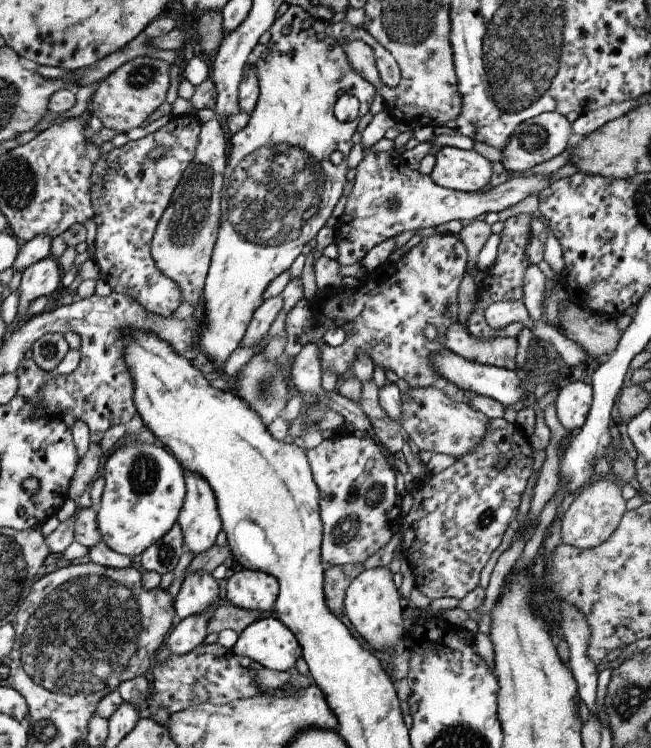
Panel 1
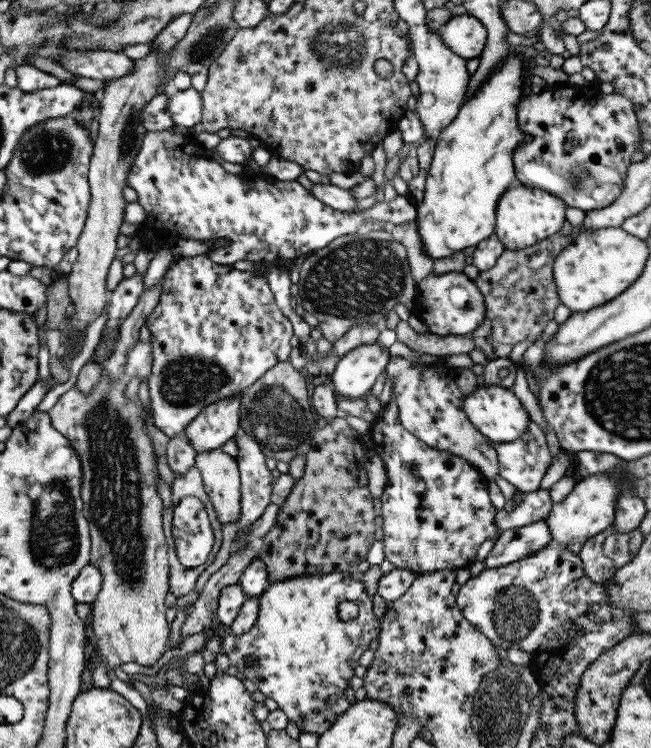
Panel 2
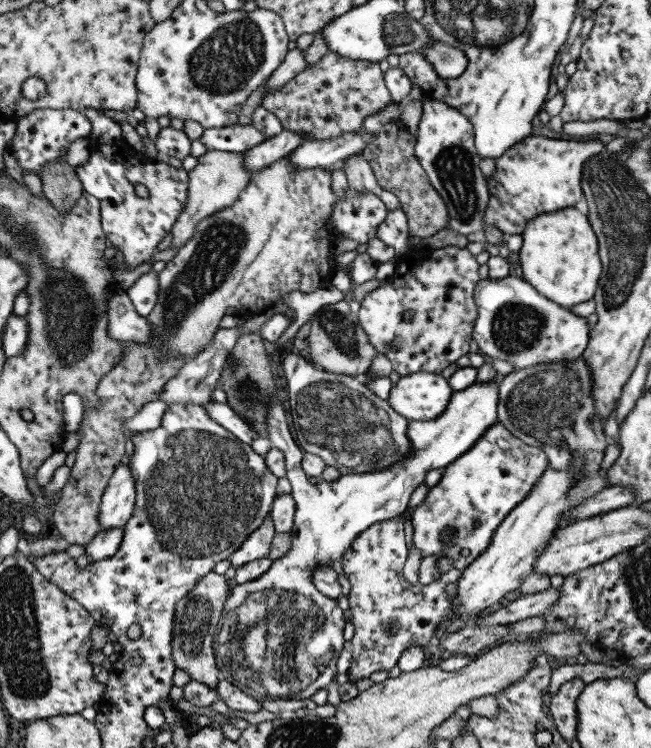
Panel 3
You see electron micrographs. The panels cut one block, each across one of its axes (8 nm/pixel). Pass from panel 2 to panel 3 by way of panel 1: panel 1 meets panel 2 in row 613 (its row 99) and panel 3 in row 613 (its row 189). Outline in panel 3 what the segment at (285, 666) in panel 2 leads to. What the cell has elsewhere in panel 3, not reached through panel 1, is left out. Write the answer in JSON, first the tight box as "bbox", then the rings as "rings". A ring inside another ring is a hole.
{"bbox":[214,379,500,702],"rings":[[[500,379],[484,383],[474,383],[472,386],[453,391],[446,410],[434,420],[412,421],[408,423],[406,436],[410,439],[408,456],[390,468],[380,472],[346,474],[331,483],[321,481],[312,484],[308,481],[301,462],[305,453],[295,442],[289,415],[284,410],[276,394],[270,394],[270,406],[266,416],[267,436],[272,446],[279,448],[286,459],[286,476],[292,486],[290,494],[295,500],[295,516],[291,535],[290,551],[281,558],[272,561],[269,570],[253,582],[238,584],[228,598],[220,619],[219,630],[214,638],[215,662],[220,670],[220,676],[230,681],[244,694],[258,702],[274,699],[294,700],[311,698],[320,688],[326,688],[337,673],[337,653],[345,643],[344,625],[346,619],[342,608],[338,607],[336,599],[322,595],[313,584],[313,573],[318,564],[340,562],[354,540],[372,525],[401,516],[407,510],[411,494],[417,486],[424,483],[424,478],[434,468],[444,469],[482,438],[482,434],[499,422],[498,392]]]}

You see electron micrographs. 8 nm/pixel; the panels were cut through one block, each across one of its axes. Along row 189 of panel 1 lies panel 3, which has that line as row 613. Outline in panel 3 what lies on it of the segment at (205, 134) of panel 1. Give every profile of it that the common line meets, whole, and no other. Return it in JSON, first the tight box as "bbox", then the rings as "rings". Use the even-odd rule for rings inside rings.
{"bbox":[172,572,228,689],"rings":[[[210,572],[202,577],[194,589],[178,600],[174,630],[172,632],[172,657],[176,668],[184,669],[191,680],[196,680],[217,689],[220,670],[215,662],[214,638],[219,630],[222,611],[228,598],[228,580],[225,576]]]}

